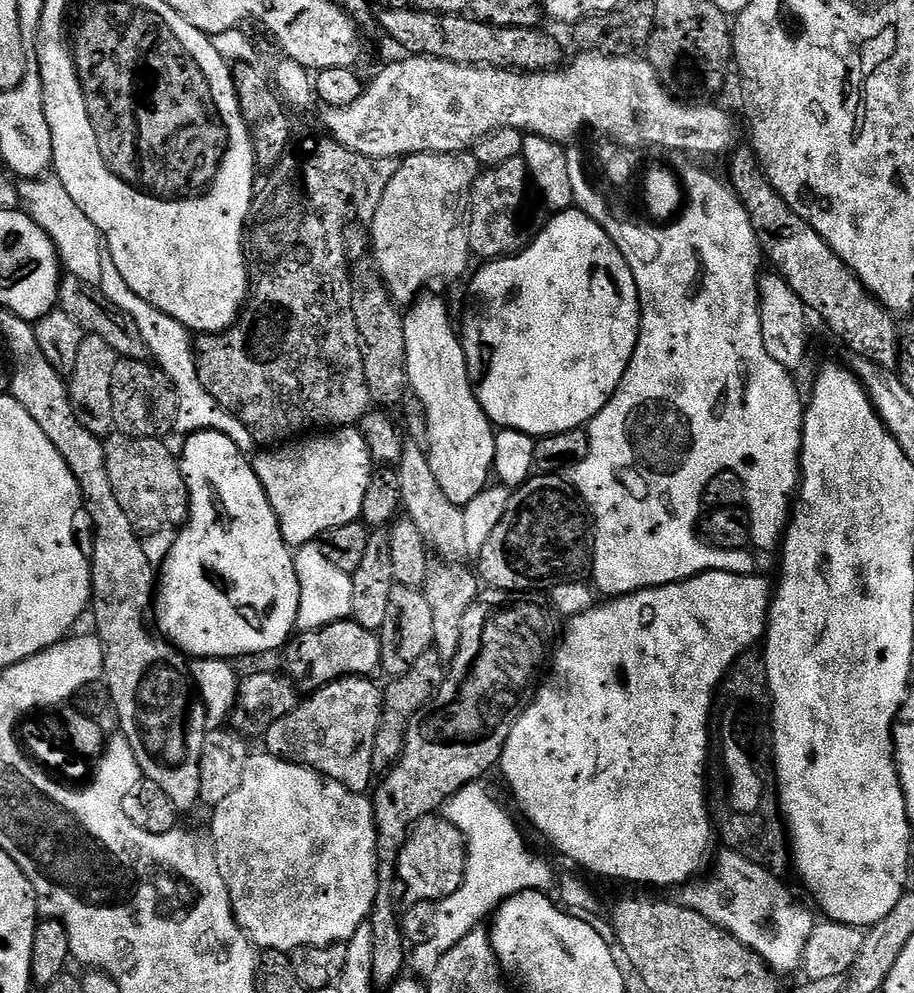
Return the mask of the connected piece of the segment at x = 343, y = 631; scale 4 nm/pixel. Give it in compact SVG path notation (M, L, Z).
M351 618L293 635L283 649L283 656L283 671L295 682L301 694L311 694L347 676L372 678L377 675L375 672L381 671L379 635L362 630L362 626Z

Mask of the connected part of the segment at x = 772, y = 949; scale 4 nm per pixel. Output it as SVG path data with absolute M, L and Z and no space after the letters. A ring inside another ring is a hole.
M720 850L716 856L716 865L713 866L712 873L710 872L711 868L707 873L708 881L704 881L704 878L697 878L683 885L679 889L678 902L690 910L698 910L698 914L710 918L710 922L714 922L722 930L734 934L734 938L738 938L738 942L742 942L742 946L754 950L754 954L762 957L773 972L785 974L784 972L792 972L795 968L797 971L804 963L806 942L816 928L817 921L811 920L808 916L800 916L803 914L804 908L792 901L787 886L783 884L785 881L779 876L773 876L762 866L754 866L754 862L750 862L750 858L742 858L742 854L727 850ZM772 916L780 917L772 924Z

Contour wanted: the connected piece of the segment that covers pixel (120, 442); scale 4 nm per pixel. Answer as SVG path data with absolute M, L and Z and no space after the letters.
M113 434L104 440L106 470L110 474L110 486L114 486L114 498L118 498L118 506L126 510L126 518L130 518L136 531L141 534L163 528L179 529L188 518L188 481L180 469L177 453L171 452L164 443L160 438L138 438L123 434Z

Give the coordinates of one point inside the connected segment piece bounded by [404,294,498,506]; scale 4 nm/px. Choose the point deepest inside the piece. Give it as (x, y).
(461, 439)

